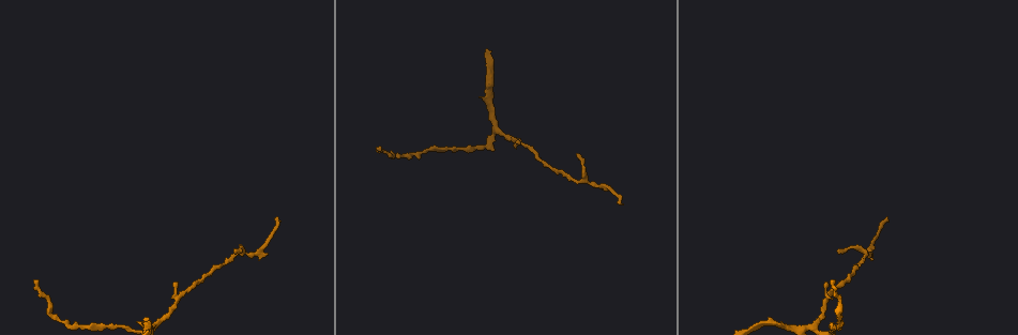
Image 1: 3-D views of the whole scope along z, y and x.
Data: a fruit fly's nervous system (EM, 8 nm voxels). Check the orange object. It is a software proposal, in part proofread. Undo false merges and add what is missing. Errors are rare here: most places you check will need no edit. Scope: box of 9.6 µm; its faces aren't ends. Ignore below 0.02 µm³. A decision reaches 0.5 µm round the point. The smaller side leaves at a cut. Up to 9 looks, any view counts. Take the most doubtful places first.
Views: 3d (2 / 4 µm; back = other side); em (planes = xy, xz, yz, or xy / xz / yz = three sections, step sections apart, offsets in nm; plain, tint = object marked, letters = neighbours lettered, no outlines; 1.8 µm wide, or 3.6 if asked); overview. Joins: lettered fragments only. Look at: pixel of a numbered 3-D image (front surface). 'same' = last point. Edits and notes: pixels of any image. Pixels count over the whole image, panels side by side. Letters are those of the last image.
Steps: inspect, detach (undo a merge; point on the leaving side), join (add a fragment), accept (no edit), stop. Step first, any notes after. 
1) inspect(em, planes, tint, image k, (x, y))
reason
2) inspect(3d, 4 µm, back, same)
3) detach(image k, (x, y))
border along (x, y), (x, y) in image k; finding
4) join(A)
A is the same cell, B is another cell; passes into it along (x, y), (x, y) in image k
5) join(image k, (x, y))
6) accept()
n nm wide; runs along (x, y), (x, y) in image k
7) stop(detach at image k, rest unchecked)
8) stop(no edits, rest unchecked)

inspect(3d, 2 µm, image 1, (826, 282))
tapers out

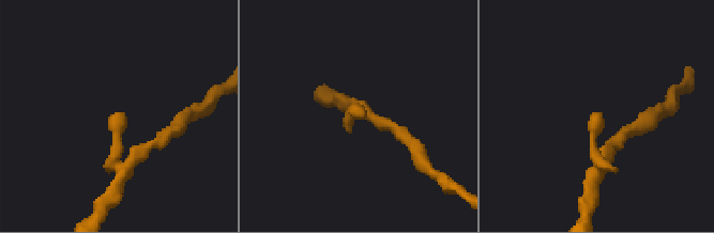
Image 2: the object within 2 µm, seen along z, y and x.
inspect(em, planes, tint, image 2, (365, 113))
now the EM

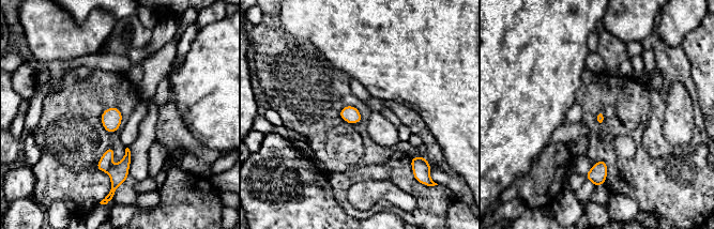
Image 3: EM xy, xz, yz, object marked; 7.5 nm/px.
inspect(em, planes, letters, same)

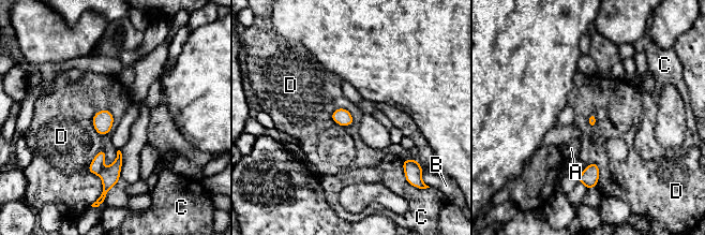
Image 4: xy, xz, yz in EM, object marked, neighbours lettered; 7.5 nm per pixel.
accept()
A, B, C and D are other cells; border along (118, 150), (89, 165), (101, 193) in image 4; none of them fits

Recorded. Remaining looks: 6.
inspect(em, xz, step 16, tint, image 1, (380, 149))
end of a long branch

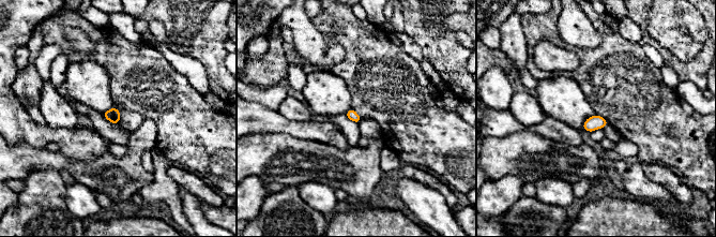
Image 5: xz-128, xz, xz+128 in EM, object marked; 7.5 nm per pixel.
inspect(em, planes, tint, same)

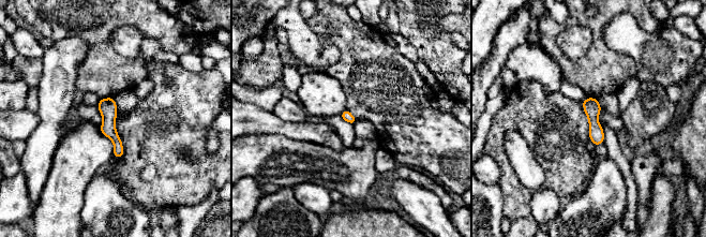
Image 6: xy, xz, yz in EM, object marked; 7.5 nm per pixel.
inspect(em, planes, letters, same)

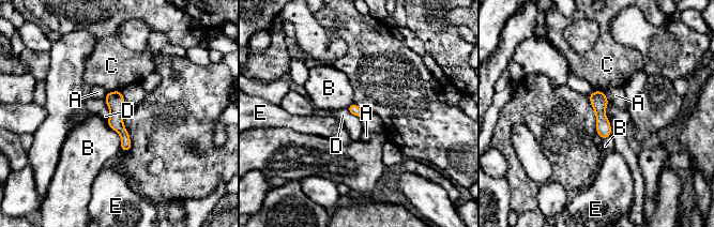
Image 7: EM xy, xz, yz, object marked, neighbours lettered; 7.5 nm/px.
accept()
A, B, C, D and E are other cells; border along (103, 100), (109, 112), (108, 118) in image 7; no lettered fragment goes on from it

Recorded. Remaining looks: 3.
inspect(3d, 4 µm, image 1, (620, 203))
thin end

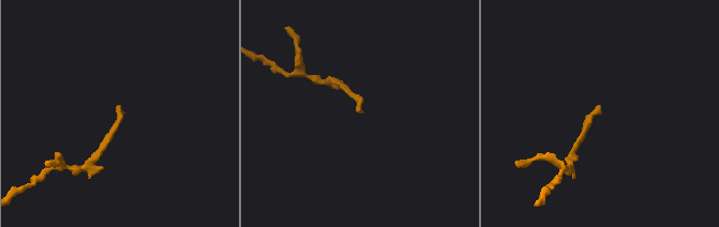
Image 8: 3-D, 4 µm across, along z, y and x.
inspect(em, planes, letters, image 8, (359, 110))

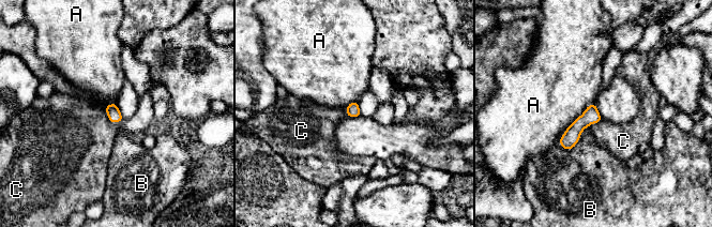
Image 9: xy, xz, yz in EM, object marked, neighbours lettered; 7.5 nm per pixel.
accept()
100 nm wide; A, B and C are other cells; border along (104, 108), (107, 118), (112, 123) in image 9; none of them fits

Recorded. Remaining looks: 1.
inspect(em, planes, letters, image 1, (233, 251))
tapers out

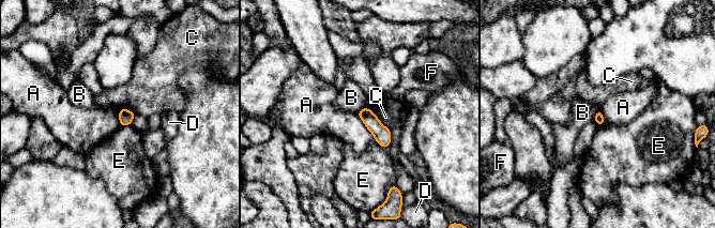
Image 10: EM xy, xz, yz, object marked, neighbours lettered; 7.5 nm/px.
accept()
A touches over 240 nm; A, B, C, D, E and F are other cells; none of them fits

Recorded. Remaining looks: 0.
stop(no edits, rest unchecked)

